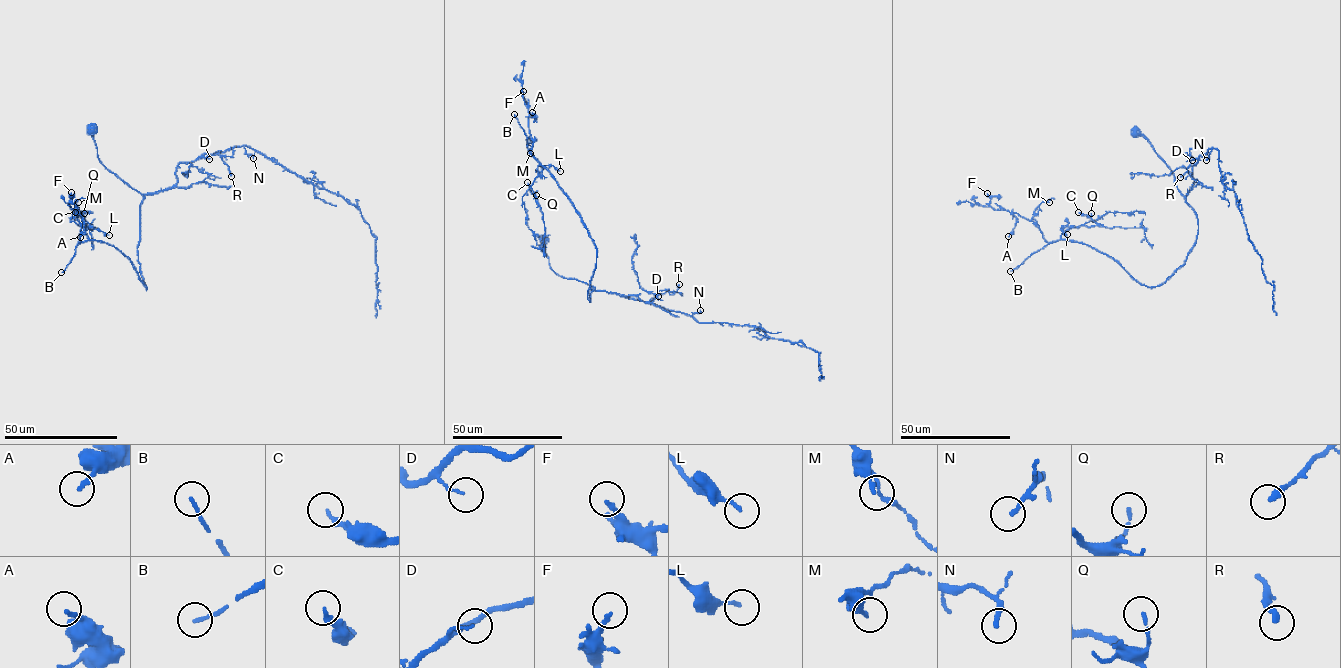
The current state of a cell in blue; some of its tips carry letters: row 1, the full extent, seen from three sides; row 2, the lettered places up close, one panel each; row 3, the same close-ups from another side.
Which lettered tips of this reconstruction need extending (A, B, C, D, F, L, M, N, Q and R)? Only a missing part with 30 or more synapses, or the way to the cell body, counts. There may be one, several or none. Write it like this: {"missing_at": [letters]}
{"missing_at": ["B"]}

